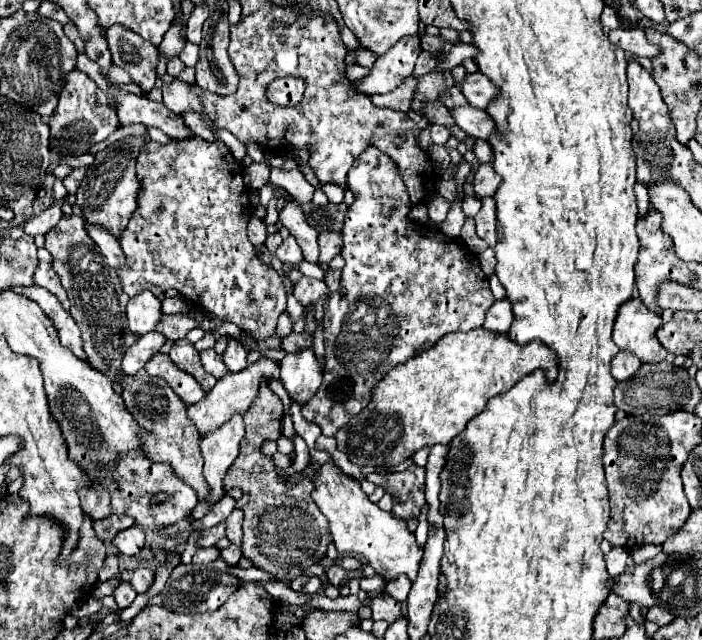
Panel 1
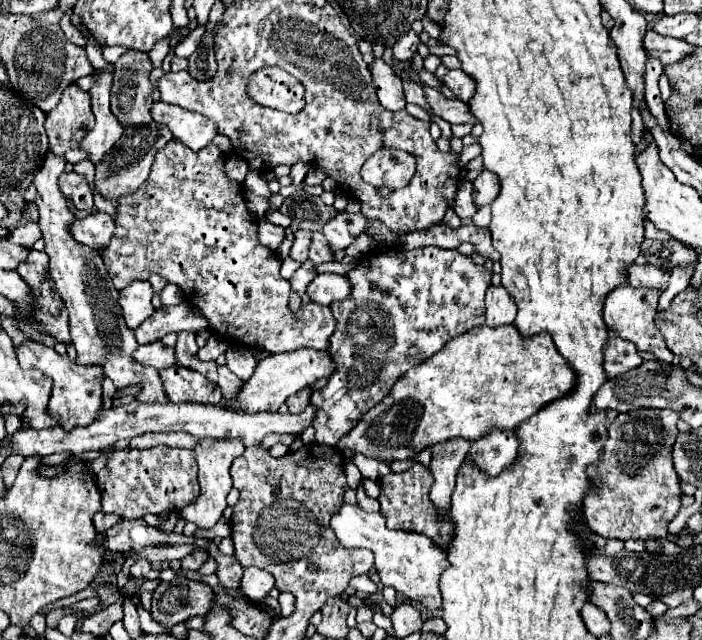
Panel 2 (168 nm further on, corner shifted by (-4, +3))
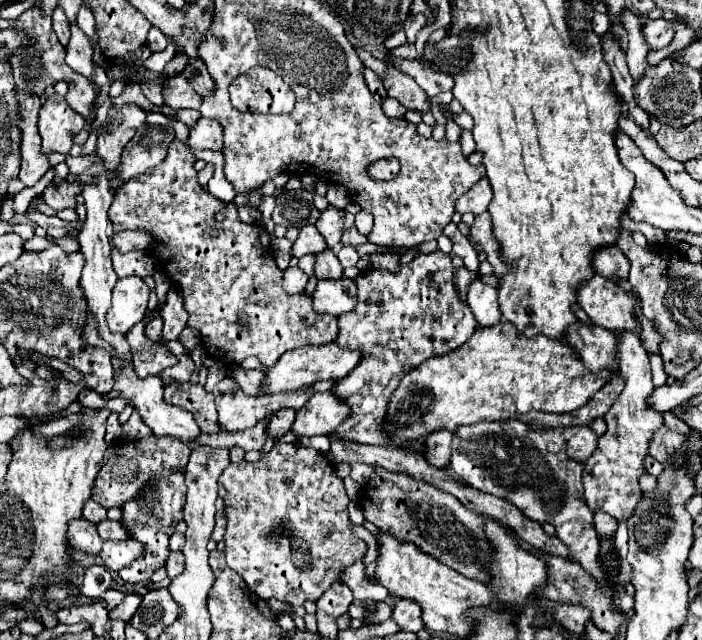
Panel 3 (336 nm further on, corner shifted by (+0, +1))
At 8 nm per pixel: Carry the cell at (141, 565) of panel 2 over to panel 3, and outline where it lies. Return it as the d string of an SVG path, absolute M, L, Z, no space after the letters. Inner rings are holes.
M177 473L171 477L157 477L149 485L149 489L145 489L145 493L135 497L133 501L127 503L127 507L121 509L123 511L121 523L129 527L129 531L133 533L133 539L145 543L145 555L119 571L119 577L123 581L135 583L135 585L147 583L153 571L165 565L169 557L169 537L171 533L175 533L175 525L183 519L183 503L185 503L185 483L183 483L183 475Z

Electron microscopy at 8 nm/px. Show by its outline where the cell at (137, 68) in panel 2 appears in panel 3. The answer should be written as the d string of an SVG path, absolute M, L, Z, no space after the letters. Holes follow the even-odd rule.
M123 105L123 107L111 107L107 113L107 121L101 125L99 141L97 141L97 153L103 157L107 169L111 171L111 187L117 189L121 181L115 175L115 169L119 165L121 151L125 143L135 135L135 131L145 123L147 113L135 105Z

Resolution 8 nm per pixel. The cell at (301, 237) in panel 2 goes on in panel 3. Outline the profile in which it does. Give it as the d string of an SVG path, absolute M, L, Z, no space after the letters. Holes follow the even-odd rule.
M305 225L301 231L299 231L299 237L297 241L293 243L293 249L291 249L291 255L293 257L303 257L303 255L309 255L309 253L319 253L323 251L327 245L325 245L325 239L321 237L321 233L317 231L315 225Z

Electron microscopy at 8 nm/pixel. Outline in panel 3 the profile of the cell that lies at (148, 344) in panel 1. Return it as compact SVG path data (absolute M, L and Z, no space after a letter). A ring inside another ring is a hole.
M137 323L137 327L133 327L125 337L131 345L133 367L141 379L161 375L161 371L177 363L177 357L163 343L155 343L145 337L143 323Z

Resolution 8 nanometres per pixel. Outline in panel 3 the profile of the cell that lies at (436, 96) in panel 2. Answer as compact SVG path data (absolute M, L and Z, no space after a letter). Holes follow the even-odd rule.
M389 67L389 73L383 77L383 85L387 89L387 95L395 97L405 109L413 109L419 113L431 113L431 99L409 79L409 75L397 71L395 67Z

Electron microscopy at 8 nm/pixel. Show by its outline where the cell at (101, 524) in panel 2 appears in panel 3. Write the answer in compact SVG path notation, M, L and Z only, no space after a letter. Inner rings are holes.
M89 499L89 501L85 503L85 507L83 507L83 517L85 517L89 523L97 525L97 523L101 523L101 521L107 519L107 509Z

